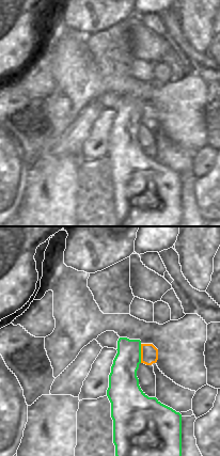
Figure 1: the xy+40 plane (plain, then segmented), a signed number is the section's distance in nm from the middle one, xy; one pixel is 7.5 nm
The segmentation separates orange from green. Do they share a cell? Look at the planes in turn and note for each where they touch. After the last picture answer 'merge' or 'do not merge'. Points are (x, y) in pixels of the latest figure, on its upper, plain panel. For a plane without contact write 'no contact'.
(141, 114)

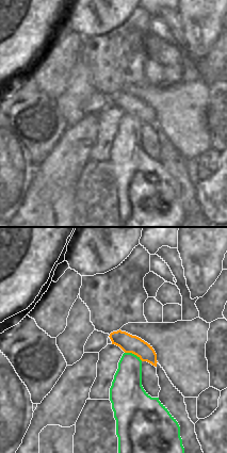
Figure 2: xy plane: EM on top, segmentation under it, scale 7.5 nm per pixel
(133, 114)

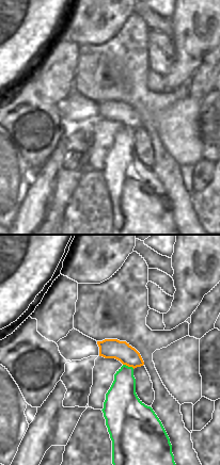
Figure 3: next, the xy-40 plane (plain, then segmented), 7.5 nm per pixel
(128, 127)

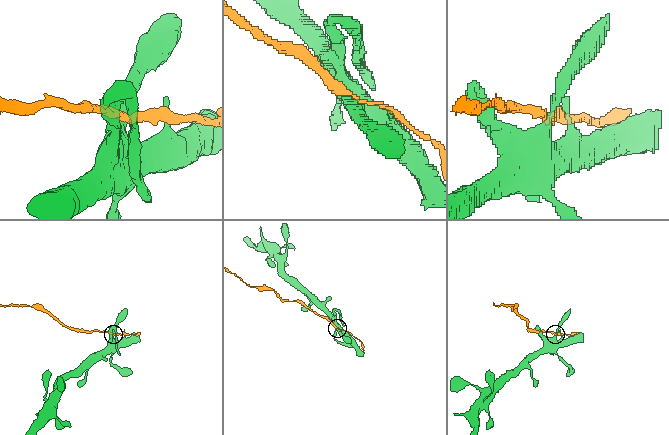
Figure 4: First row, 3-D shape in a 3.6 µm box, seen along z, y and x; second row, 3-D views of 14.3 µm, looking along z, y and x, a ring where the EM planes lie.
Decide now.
do not merge

